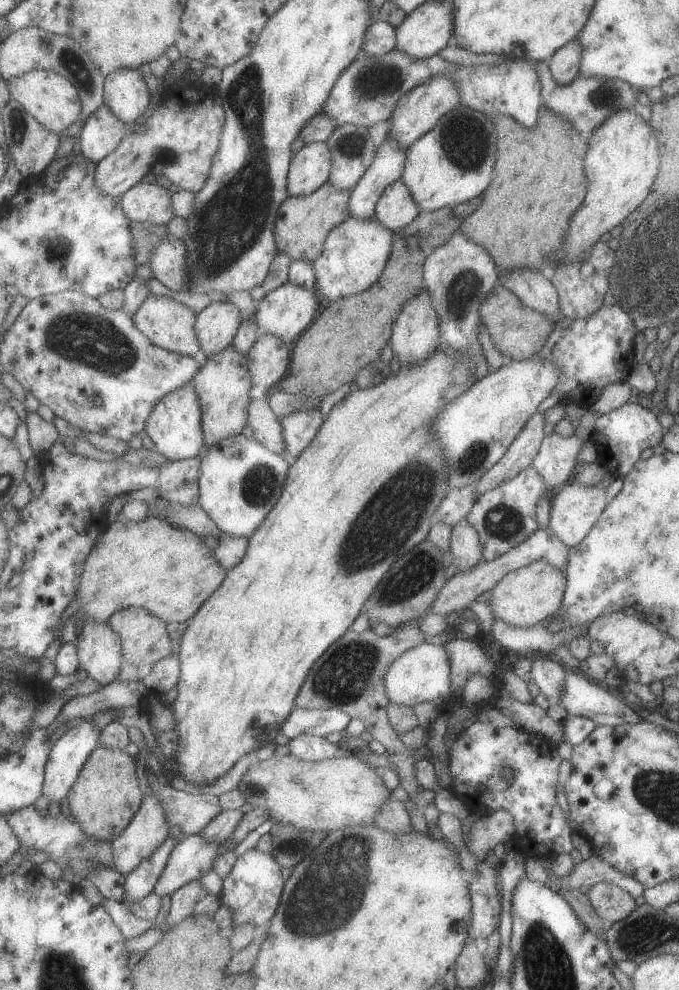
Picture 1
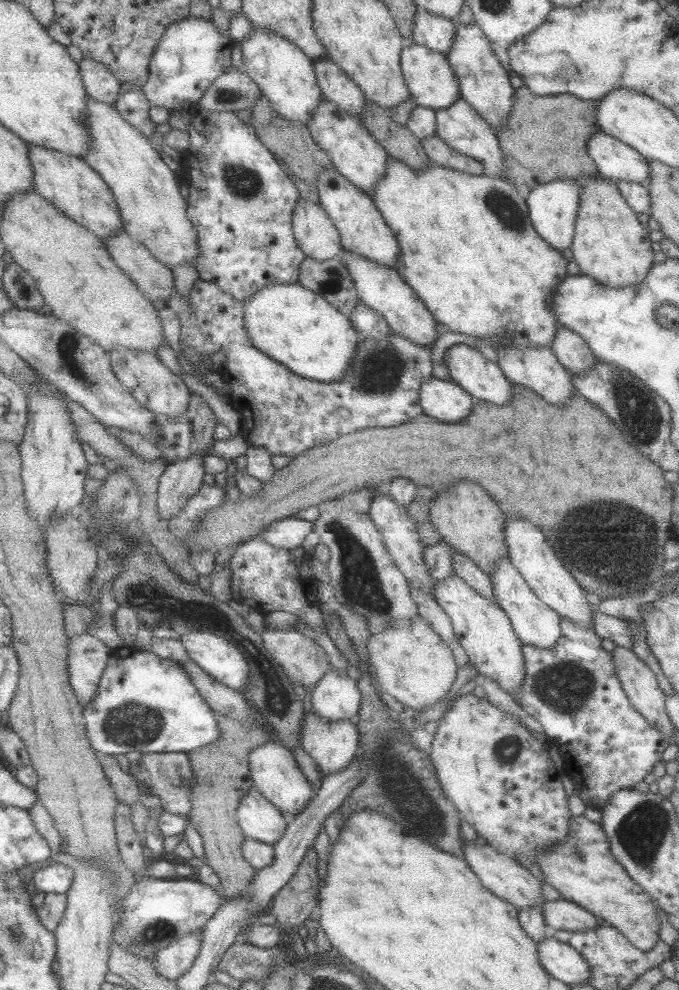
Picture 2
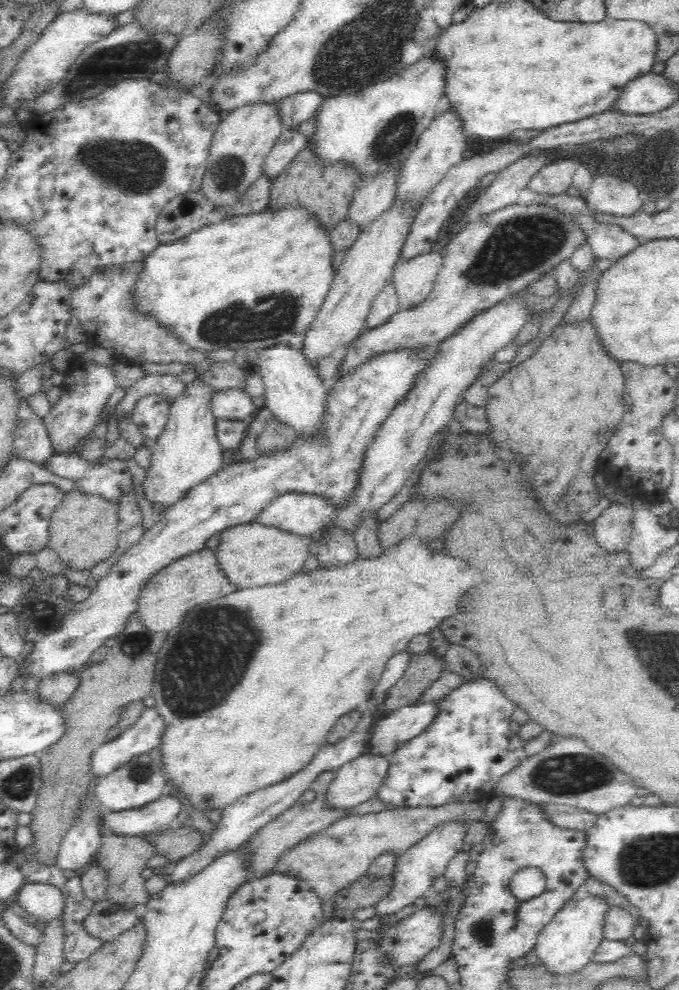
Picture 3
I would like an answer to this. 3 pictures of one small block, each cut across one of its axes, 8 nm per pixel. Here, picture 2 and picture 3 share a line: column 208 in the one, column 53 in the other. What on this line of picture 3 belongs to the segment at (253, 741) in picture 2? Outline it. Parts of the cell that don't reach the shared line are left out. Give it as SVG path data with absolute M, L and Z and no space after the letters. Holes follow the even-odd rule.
M134 612L125 630L118 634L115 645L109 650L103 662L89 664L80 671L80 686L74 694L62 704L62 713L68 722L64 737L56 744L38 752L44 788L38 796L36 808L32 810L34 820L30 822L34 842L30 851L36 862L56 864L55 856L62 835L72 824L79 809L79 800L86 794L90 780L94 779L92 770L93 753L102 744L108 742L108 732L118 725L122 710L134 701L142 701L152 692L154 676L157 670L158 652L163 648L169 632L152 631L143 626L142 618Z

